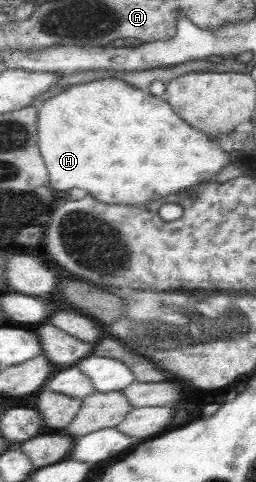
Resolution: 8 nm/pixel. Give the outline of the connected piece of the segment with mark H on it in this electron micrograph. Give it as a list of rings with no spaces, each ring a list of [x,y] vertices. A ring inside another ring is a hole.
[[[99,77],[88,78],[80,82],[72,82],[62,86],[59,90],[49,93],[43,98],[43,106],[37,110],[37,148],[39,154],[47,168],[47,178],[49,178],[49,186],[53,190],[69,190],[69,188],[81,188],[85,192],[89,192],[91,198],[103,202],[103,204],[127,204],[129,206],[137,206],[149,200],[157,200],[169,194],[179,194],[179,192],[193,194],[189,190],[193,190],[193,186],[201,184],[201,182],[210,182],[215,174],[225,168],[231,160],[229,153],[221,150],[218,139],[211,139],[207,135],[195,127],[189,126],[187,122],[179,118],[178,114],[171,109],[163,99],[157,98],[149,94],[145,89],[139,89],[119,79]]]

